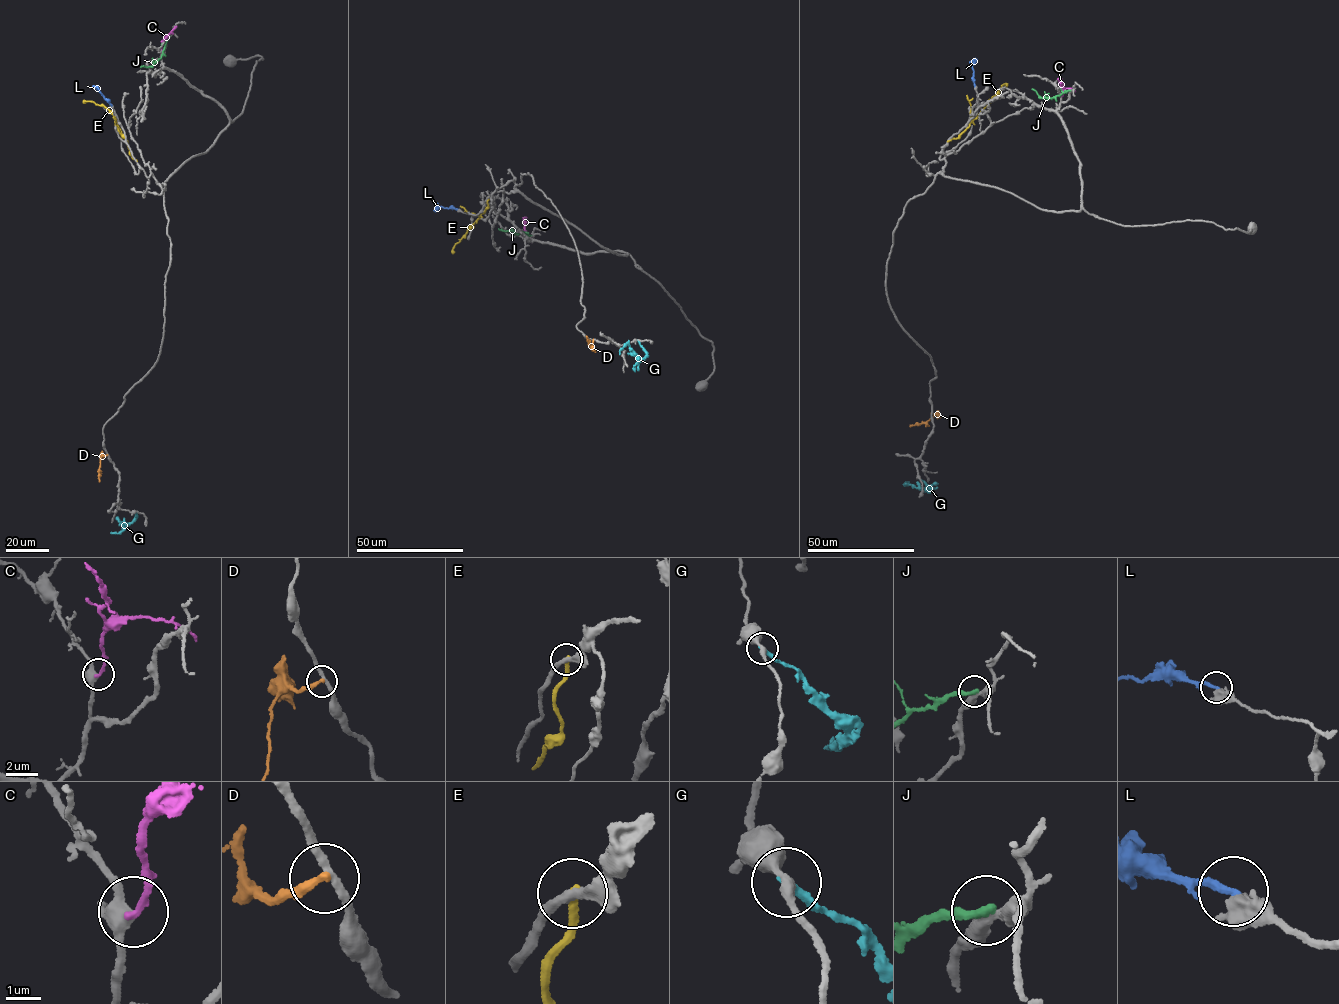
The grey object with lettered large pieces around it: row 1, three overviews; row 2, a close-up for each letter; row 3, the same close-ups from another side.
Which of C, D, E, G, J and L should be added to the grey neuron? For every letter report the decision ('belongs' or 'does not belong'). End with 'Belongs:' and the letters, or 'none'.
C: belongs
D: does not belong
E: does not belong
G: does not belong
J: does not belong
L: does not belong
Belongs: C

